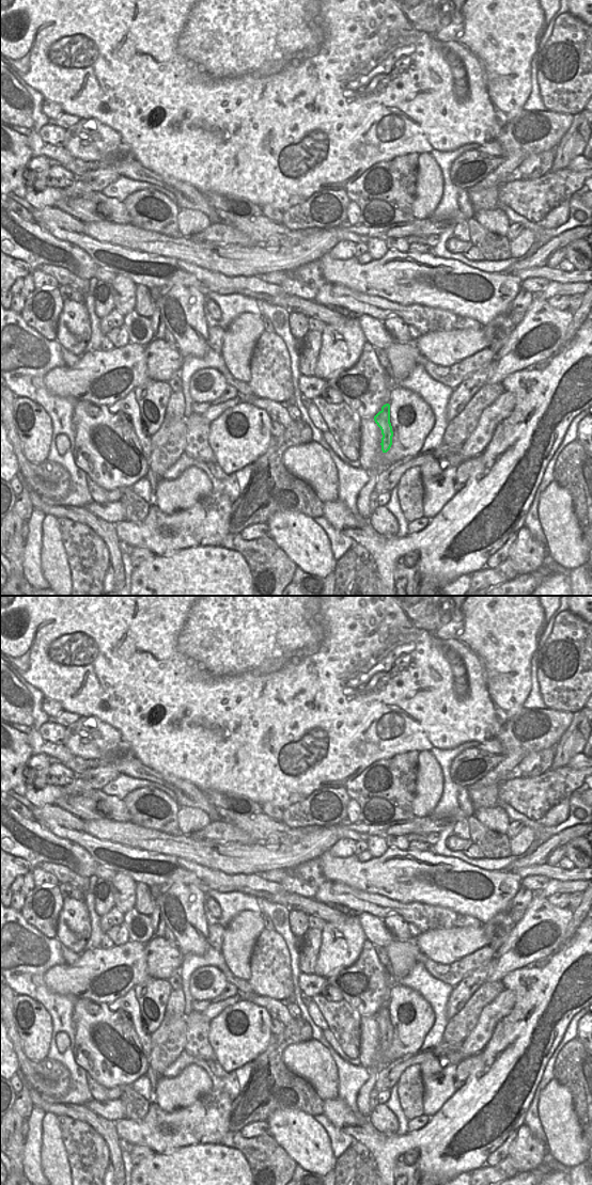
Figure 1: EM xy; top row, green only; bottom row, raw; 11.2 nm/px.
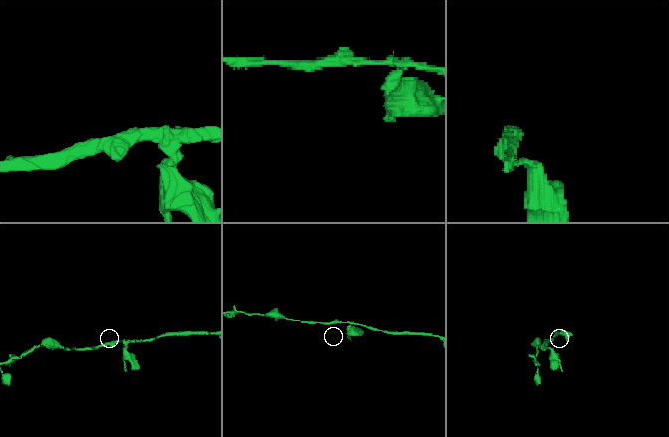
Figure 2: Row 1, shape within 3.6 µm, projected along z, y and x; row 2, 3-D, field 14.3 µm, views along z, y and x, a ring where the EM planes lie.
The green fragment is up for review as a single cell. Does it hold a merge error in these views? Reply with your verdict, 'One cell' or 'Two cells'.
Two cells

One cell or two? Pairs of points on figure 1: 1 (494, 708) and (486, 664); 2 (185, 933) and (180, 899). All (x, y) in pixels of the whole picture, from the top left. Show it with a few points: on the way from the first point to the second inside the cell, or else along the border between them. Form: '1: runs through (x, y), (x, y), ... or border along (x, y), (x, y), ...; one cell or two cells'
1: runs through (486, 697), (486, 675); one cell
2: runs through (185, 925), (183, 907); one cell

